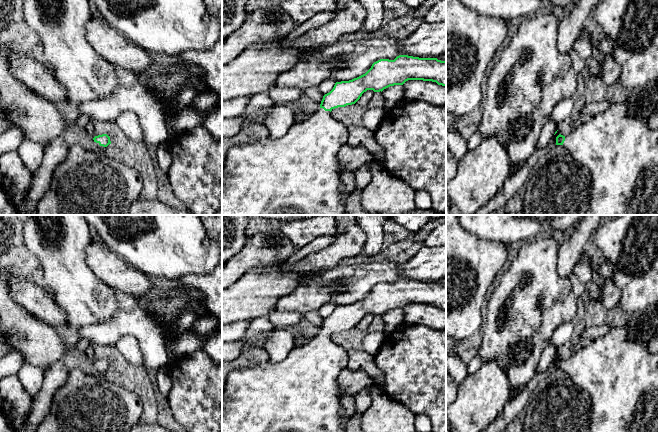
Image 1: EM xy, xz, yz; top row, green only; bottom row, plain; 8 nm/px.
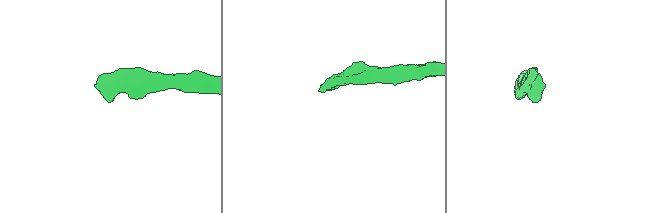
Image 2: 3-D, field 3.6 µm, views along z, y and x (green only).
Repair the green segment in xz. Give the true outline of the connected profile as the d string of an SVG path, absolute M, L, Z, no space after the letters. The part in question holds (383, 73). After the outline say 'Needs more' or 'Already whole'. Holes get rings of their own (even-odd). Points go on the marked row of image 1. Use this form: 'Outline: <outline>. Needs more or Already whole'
Outline: M399 55L394 60L380 59L374 62L365 74L349 81L336 82L333 89L323 96L320 108L316 112L308 114L304 120L295 122L283 137L273 140L267 135L265 138L253 143L232 146L228 150L225 163L222 166L222 215L346 215L345 203L348 195L343 190L341 181L343 173L340 171L337 154L341 147L347 144L349 134L347 126L341 121L334 119L331 116L331 111L338 107L355 104L367 90L382 92L390 86L403 85L408 80L432 81L446 87L446 61L441 61L437 58L419 58L408 55Z. Needs more

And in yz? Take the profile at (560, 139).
Outline: M624 101L611 104L608 110L595 117L588 117L585 123L574 127L569 135L559 134L556 137L556 145L562 145L565 152L571 154L590 173L592 180L591 199L586 215L658 215L658 129L650 129L648 119L629 116Z. Needs more

